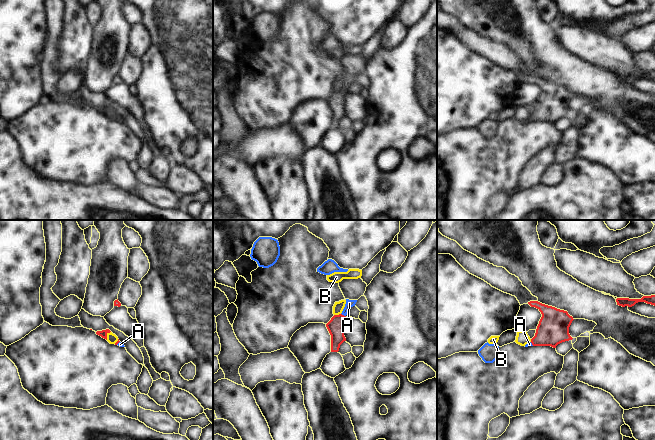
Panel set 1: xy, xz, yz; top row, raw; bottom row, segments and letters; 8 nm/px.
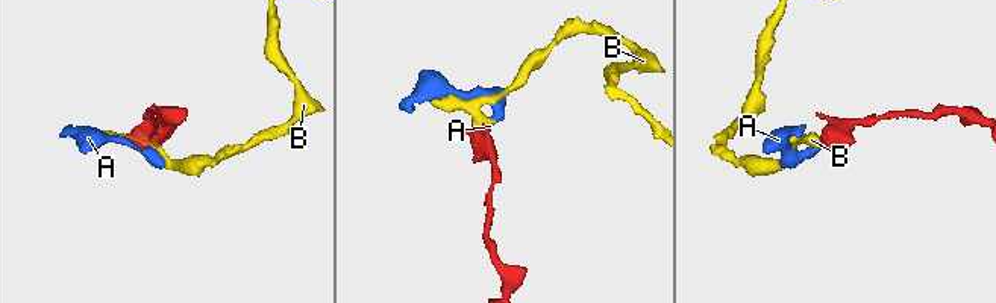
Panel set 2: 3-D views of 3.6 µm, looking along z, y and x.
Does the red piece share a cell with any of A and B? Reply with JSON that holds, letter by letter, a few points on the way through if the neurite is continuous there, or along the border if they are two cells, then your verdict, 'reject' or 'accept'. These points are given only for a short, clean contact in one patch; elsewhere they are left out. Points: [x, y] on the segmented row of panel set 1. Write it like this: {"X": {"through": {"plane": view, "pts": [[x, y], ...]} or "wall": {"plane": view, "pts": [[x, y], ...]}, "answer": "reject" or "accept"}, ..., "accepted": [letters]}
{"A": {"through": {"plane": "xz", "pts": [[335, 326], [343, 315], [349, 303]]}, "answer": "accept"}, "B": {"answer": "reject"}, "accepted": ["A"]}

